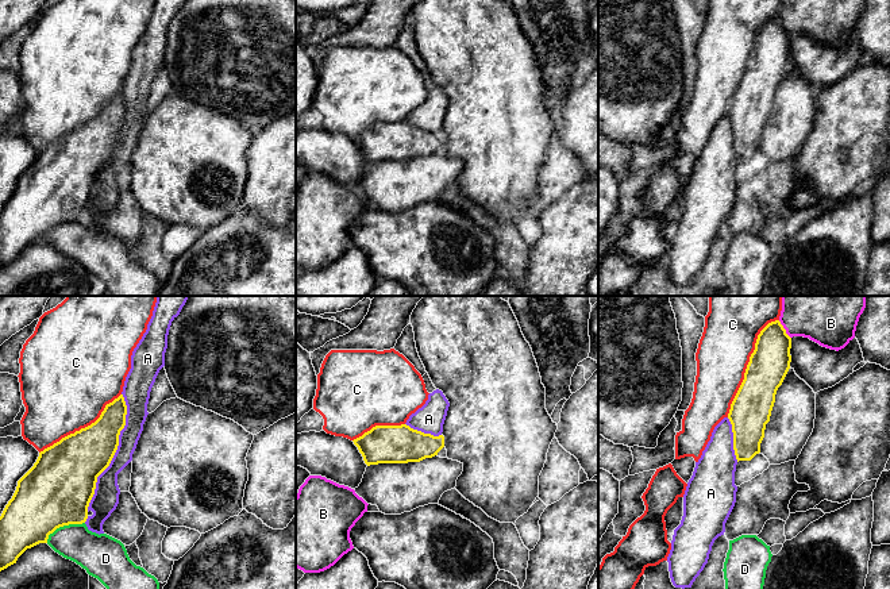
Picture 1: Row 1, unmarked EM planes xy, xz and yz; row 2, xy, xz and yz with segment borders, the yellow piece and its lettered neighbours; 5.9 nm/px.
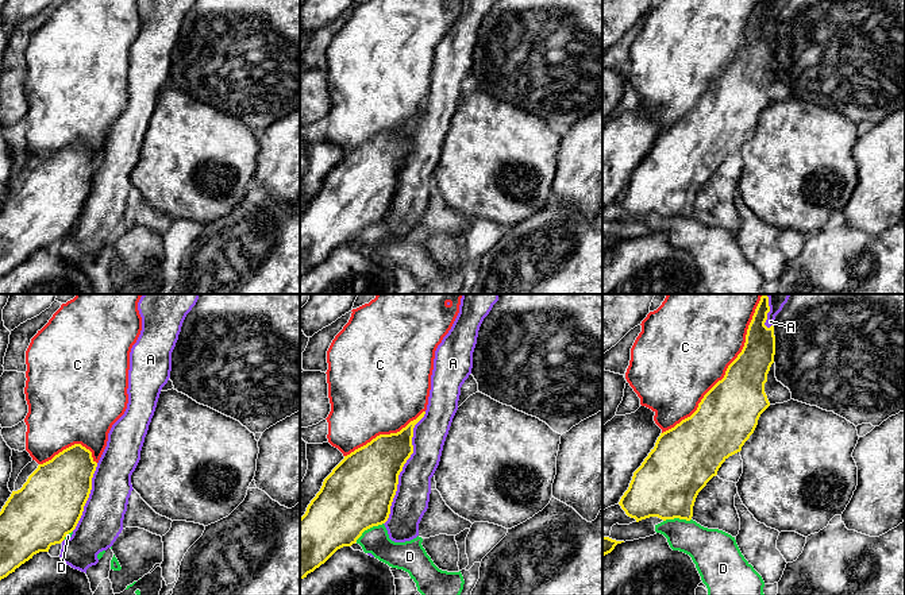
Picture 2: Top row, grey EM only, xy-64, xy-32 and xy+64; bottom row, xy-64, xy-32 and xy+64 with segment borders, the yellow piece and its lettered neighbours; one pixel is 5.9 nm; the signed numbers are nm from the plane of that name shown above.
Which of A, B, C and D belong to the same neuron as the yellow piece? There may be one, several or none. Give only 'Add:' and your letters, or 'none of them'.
Add: none of them

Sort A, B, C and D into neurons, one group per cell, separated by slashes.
A C / B / D

